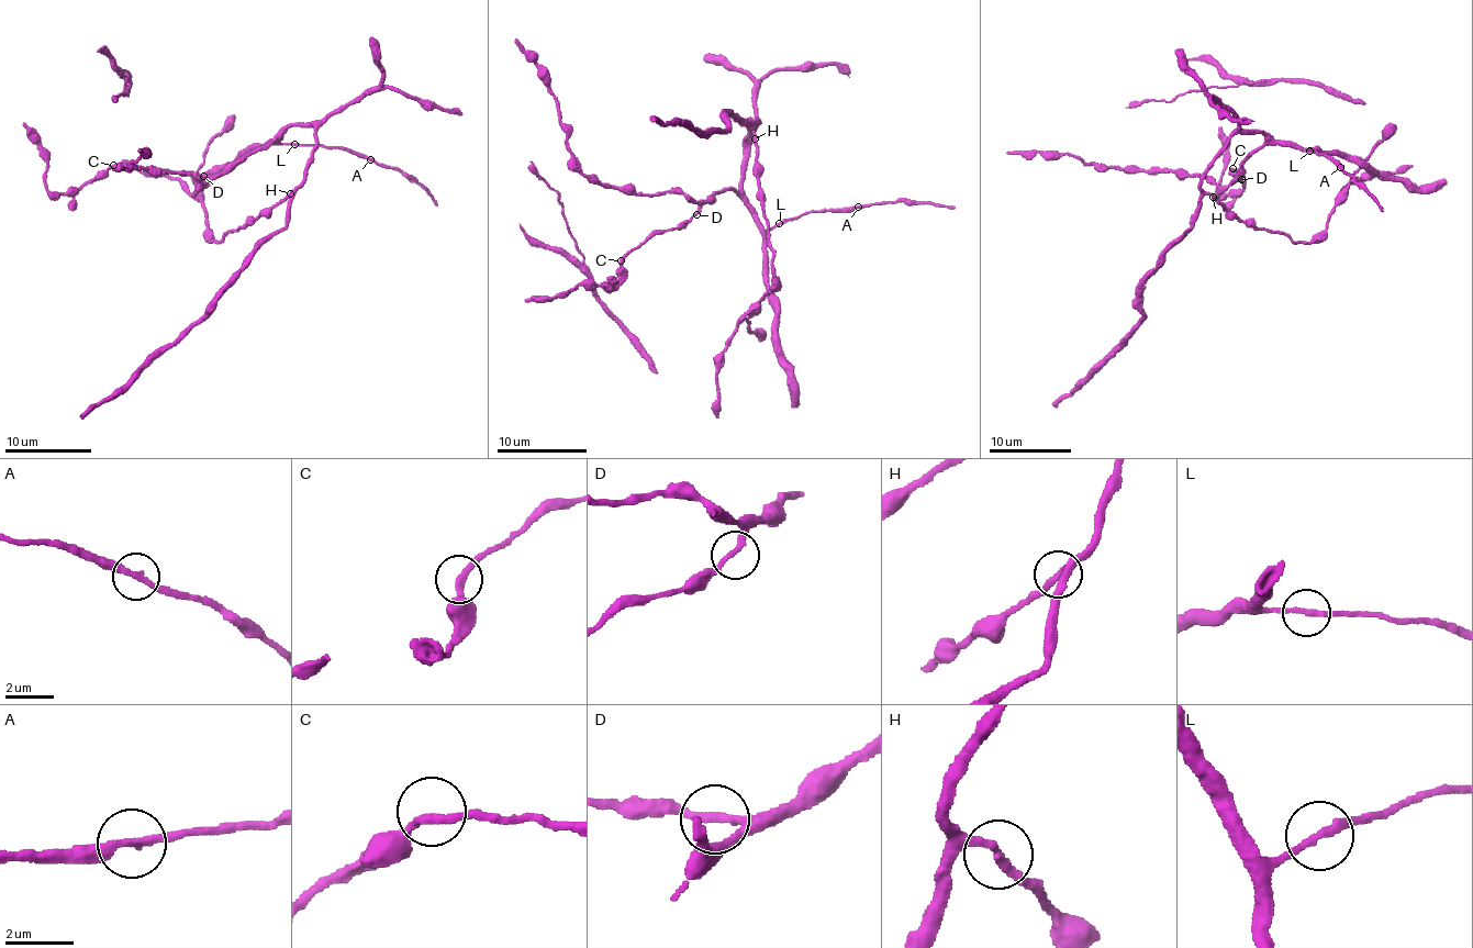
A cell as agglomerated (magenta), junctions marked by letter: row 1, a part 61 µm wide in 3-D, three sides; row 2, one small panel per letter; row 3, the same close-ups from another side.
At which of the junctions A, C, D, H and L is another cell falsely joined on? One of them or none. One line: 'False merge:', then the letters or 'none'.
False merge: none

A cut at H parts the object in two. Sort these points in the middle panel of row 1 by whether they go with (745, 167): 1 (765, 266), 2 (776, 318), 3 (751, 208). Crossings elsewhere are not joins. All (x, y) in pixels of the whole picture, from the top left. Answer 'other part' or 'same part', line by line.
1: same part
2: same part
3: same part

